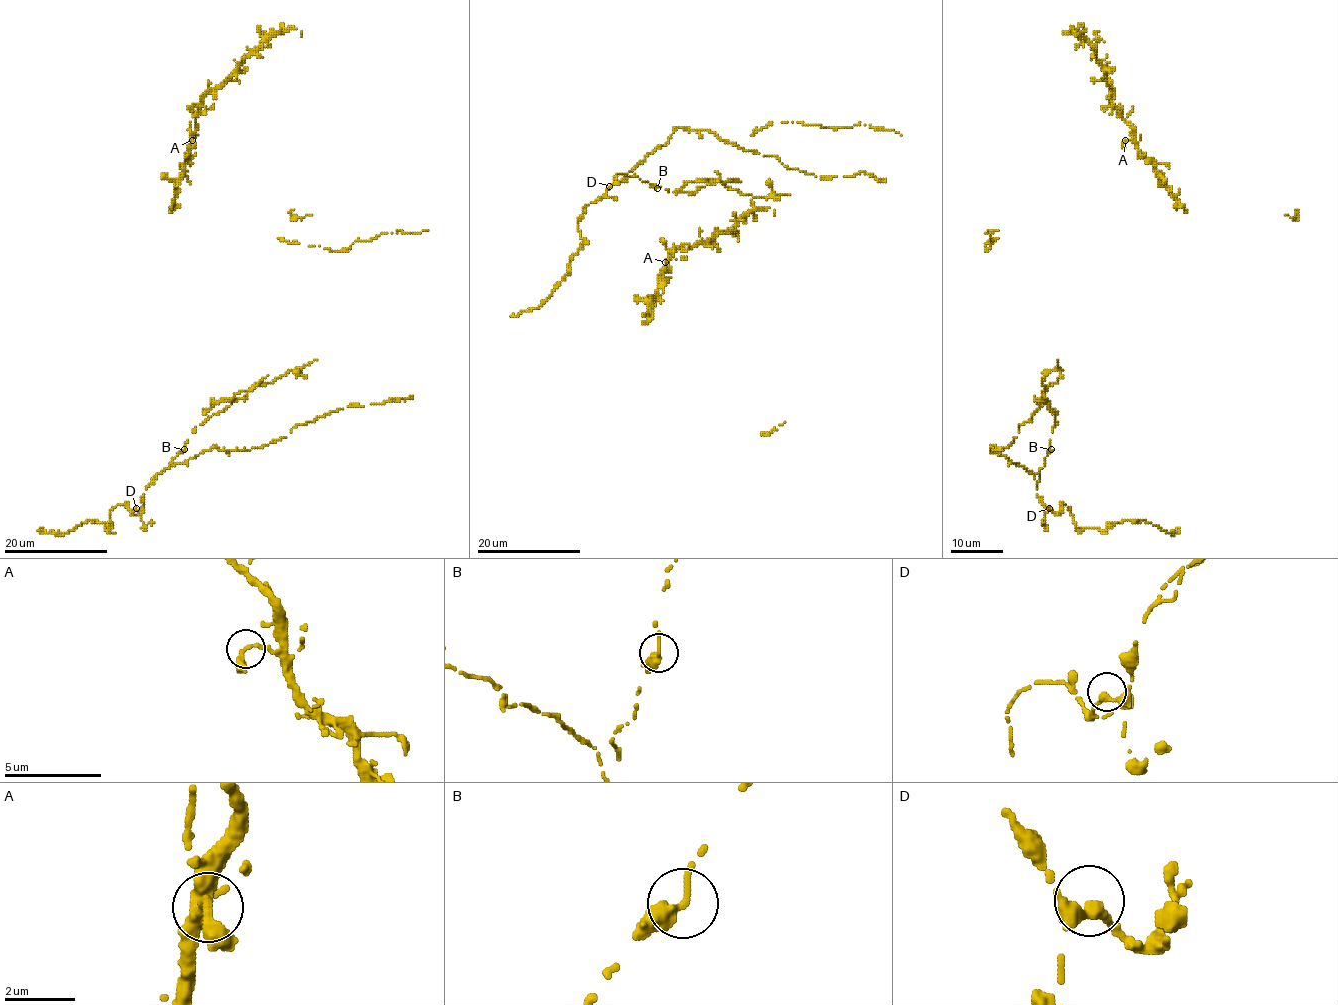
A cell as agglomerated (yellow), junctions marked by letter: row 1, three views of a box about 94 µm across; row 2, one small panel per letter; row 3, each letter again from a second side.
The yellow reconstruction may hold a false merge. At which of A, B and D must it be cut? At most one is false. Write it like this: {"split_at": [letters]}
{"split_at": ["B"]}

